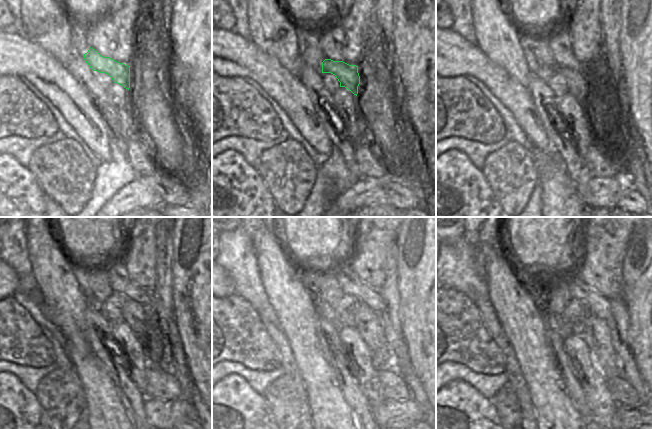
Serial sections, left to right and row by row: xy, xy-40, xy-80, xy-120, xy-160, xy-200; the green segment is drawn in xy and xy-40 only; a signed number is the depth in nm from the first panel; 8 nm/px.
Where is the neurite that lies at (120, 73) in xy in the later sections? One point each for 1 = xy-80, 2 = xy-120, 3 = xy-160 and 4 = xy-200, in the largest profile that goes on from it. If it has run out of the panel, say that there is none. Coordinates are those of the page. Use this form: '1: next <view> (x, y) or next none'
1: next xy-80 (578, 83)
2: next xy-120 (134, 314)
3: next xy-160 (369, 326)
4: next xy-200 (596, 334)

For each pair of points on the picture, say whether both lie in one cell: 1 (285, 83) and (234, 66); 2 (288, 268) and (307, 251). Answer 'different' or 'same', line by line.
1: same
2: different

